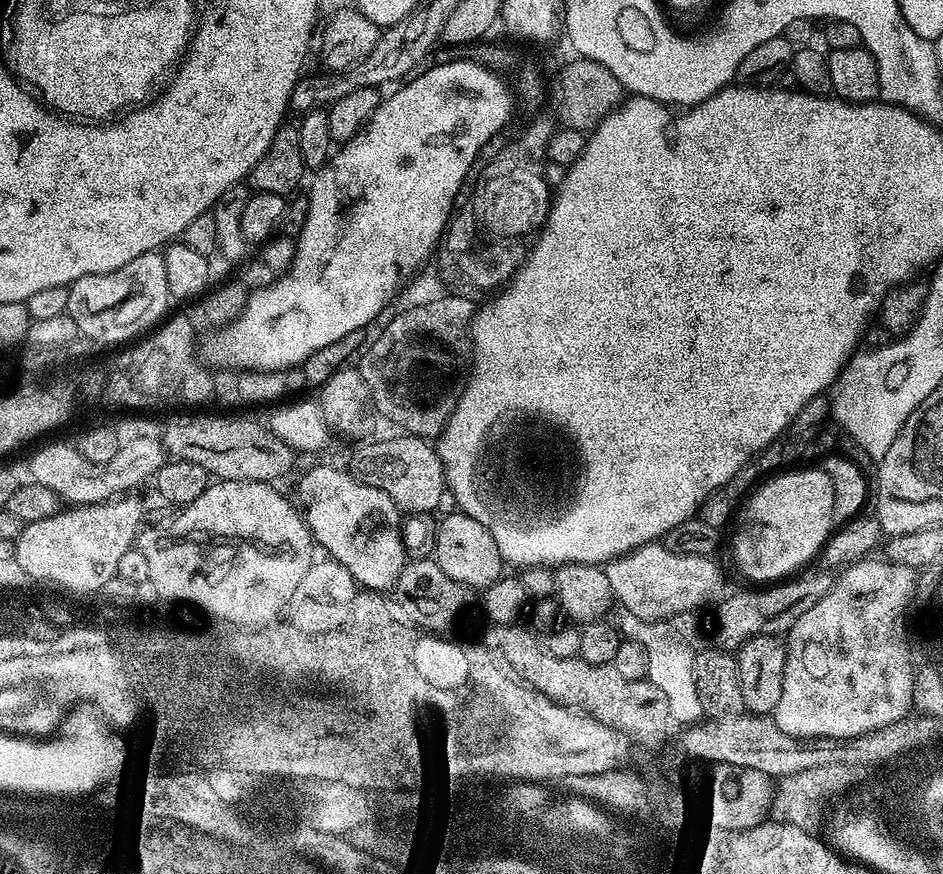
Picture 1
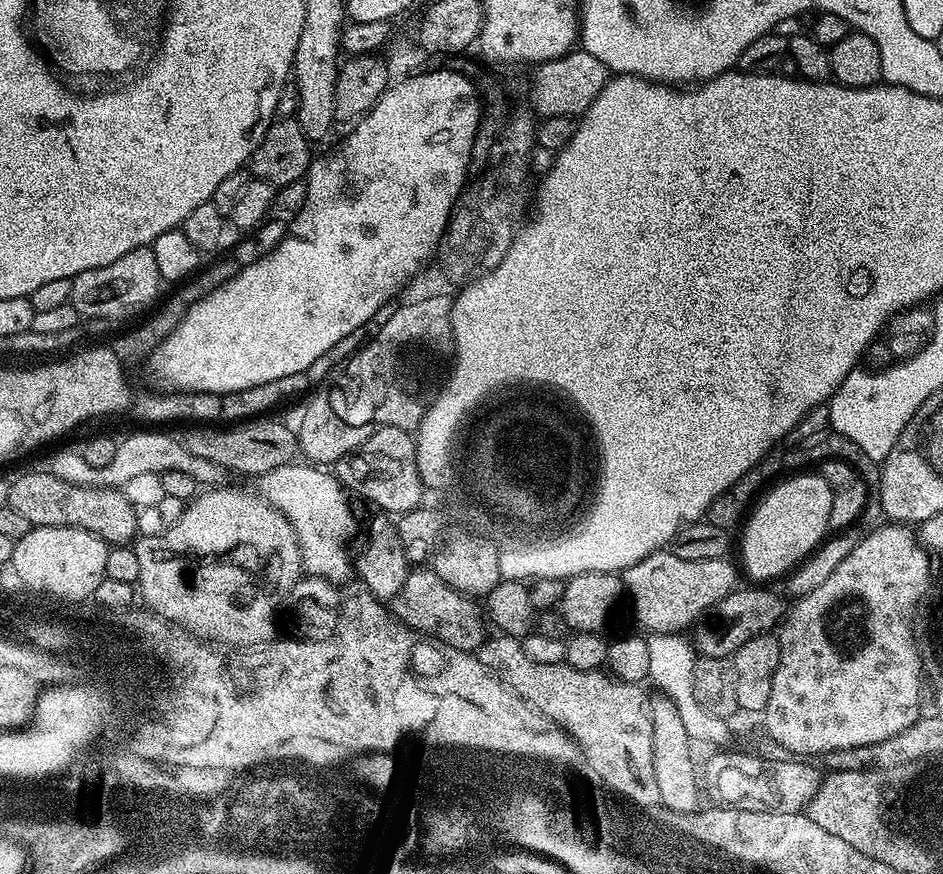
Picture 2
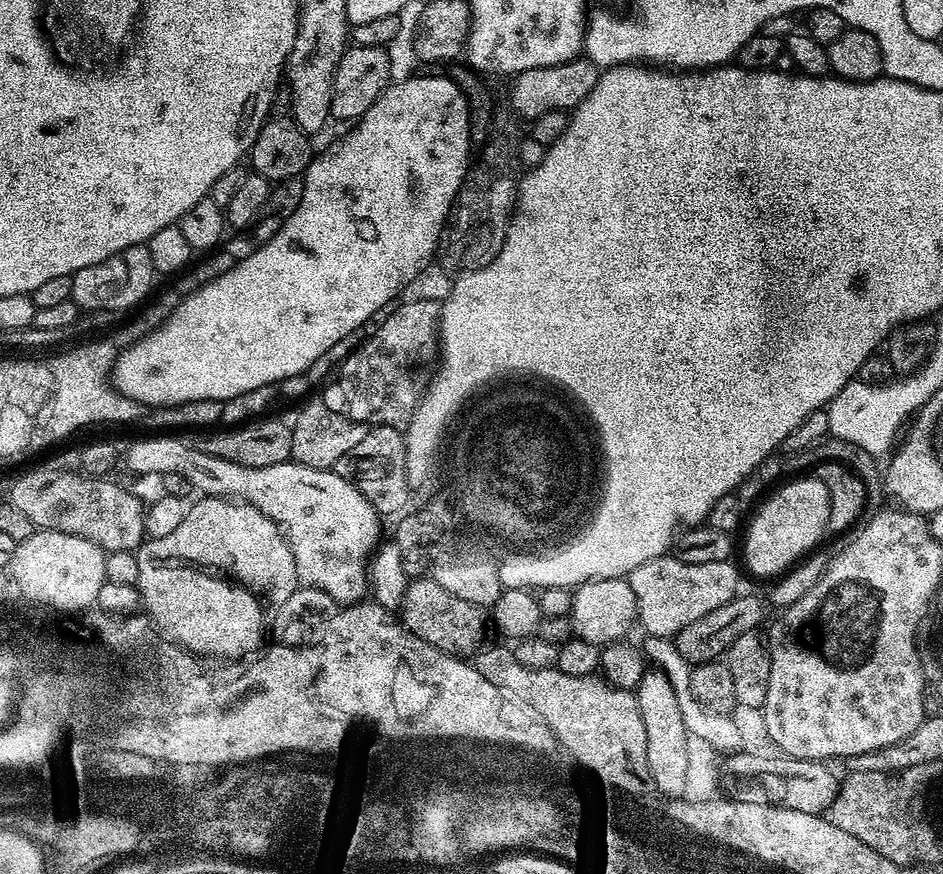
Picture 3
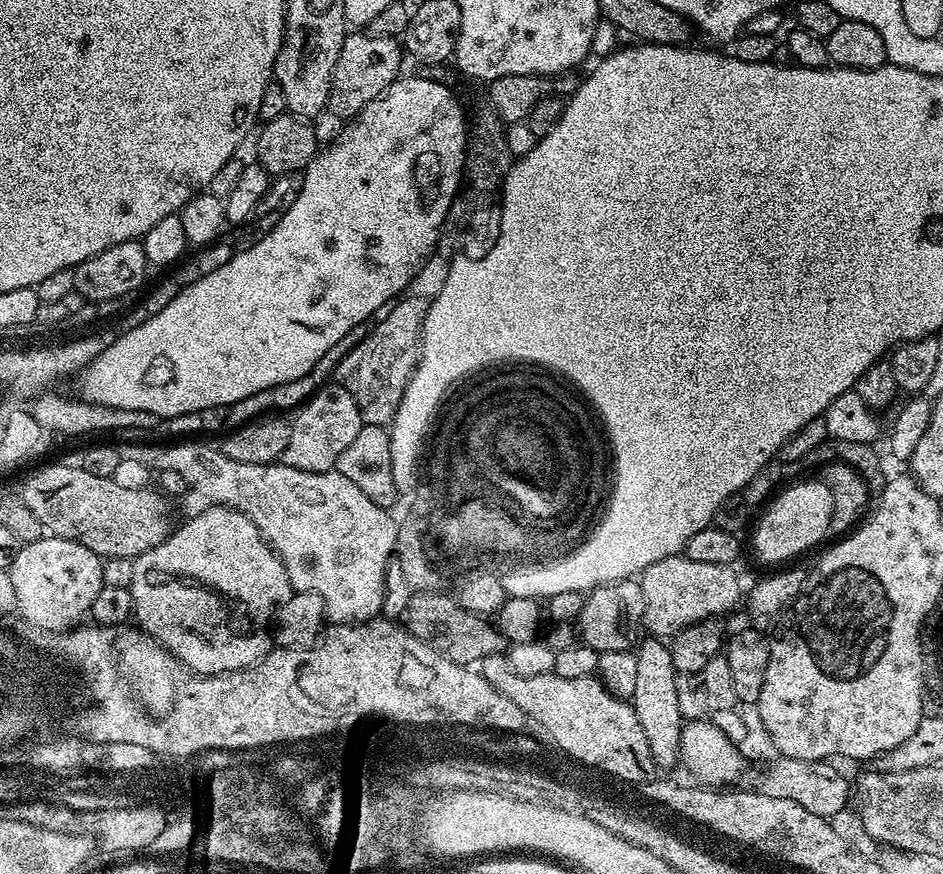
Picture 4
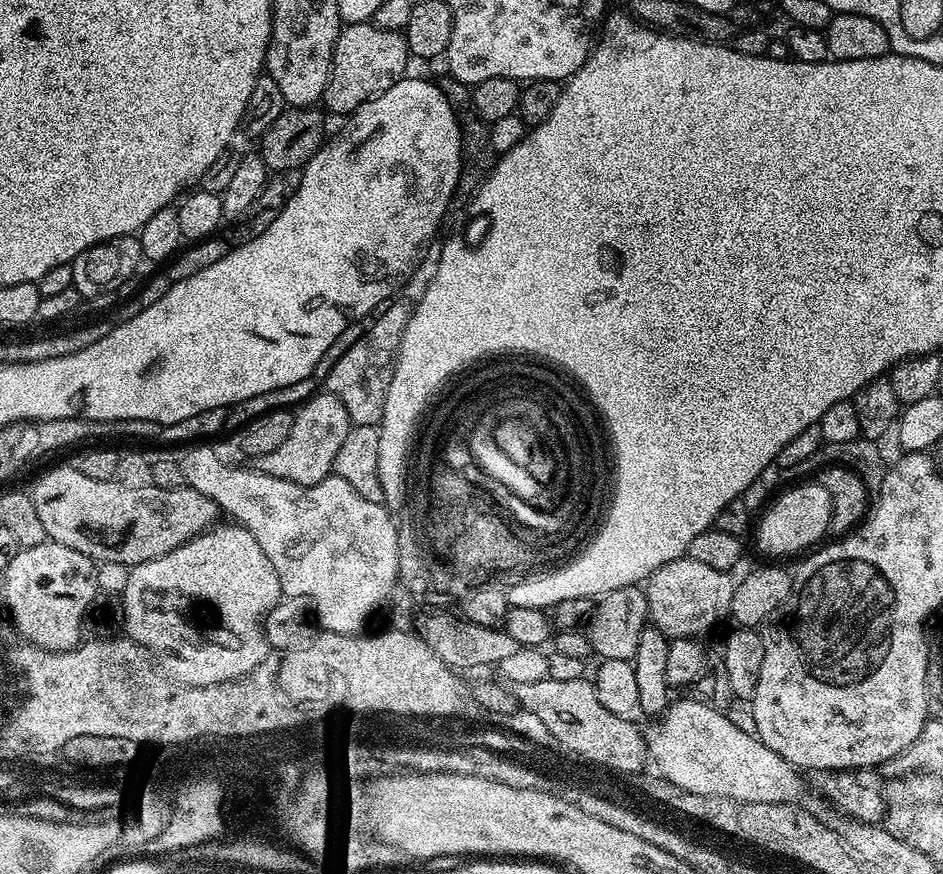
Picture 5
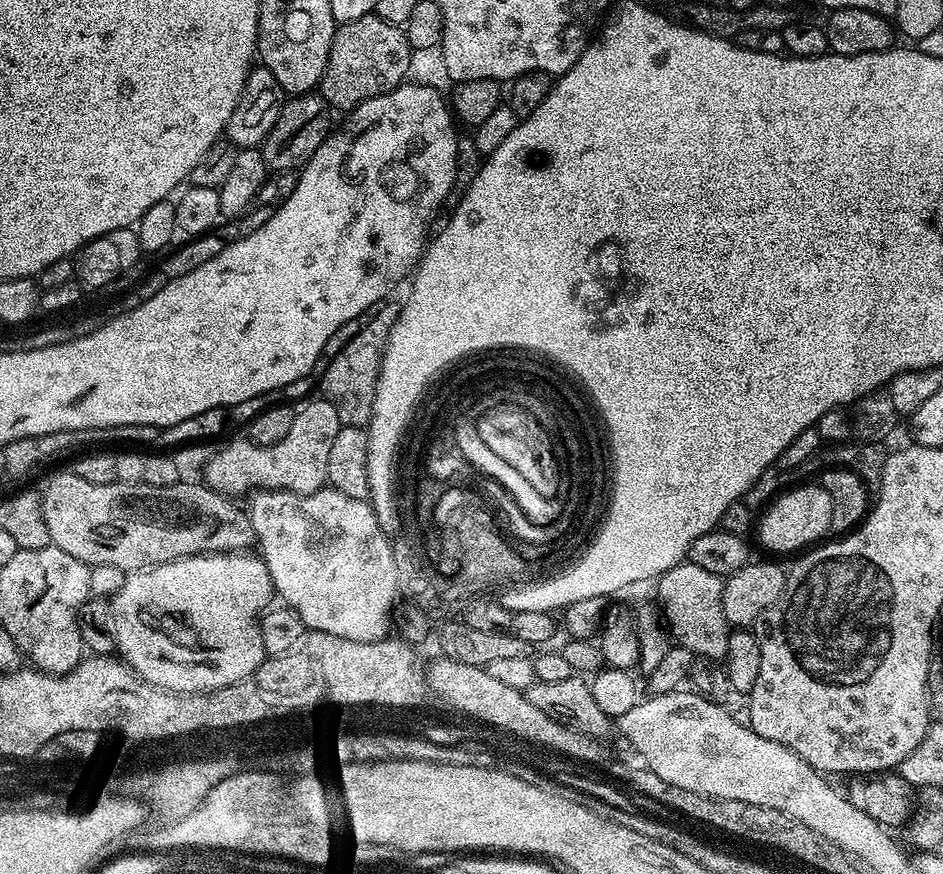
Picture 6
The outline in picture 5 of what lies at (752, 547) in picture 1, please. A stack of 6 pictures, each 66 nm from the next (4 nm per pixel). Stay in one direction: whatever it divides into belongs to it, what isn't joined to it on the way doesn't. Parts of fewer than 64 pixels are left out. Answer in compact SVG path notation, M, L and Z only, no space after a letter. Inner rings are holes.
M801 482L781 491L763 509L762 515L764 517L761 520L759 517L754 528L754 536L756 532L756 540L760 543L762 551L769 552L772 556L792 556L800 551L803 553L819 545L825 539L824 532L829 531L828 523L832 517L830 494L826 494L826 490L819 482Z

